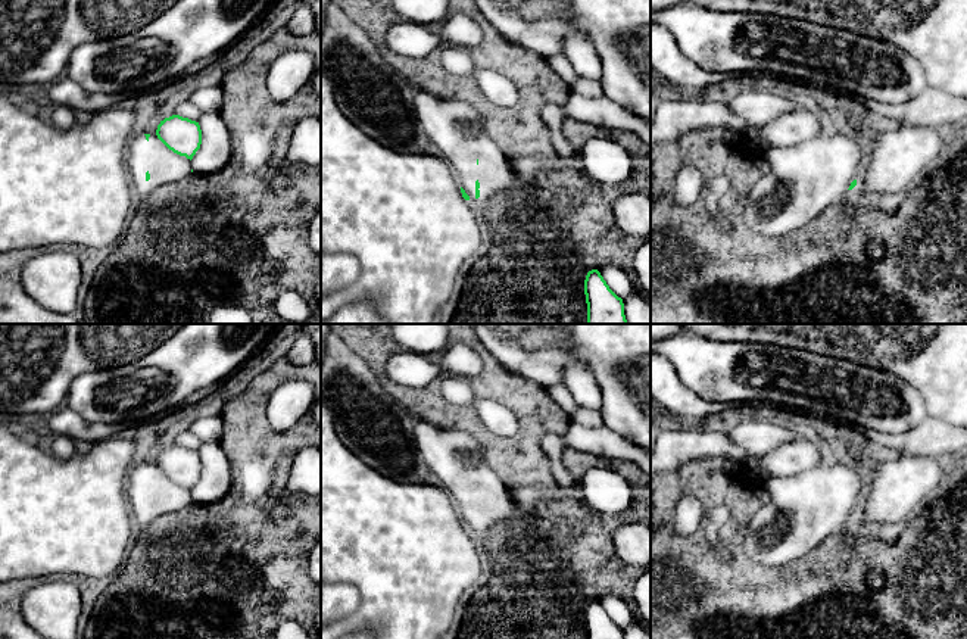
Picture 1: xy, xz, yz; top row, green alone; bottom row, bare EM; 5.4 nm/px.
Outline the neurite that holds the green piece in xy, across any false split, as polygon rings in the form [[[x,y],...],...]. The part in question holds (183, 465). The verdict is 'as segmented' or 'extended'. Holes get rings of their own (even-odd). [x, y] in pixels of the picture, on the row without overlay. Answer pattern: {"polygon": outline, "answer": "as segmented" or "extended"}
{"polygon": [[[172,445],[160,451],[156,465],[169,480],[190,490],[202,474],[199,452],[180,445]]], "answer": "as segmented"}

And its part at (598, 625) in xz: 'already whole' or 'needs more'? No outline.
already whole

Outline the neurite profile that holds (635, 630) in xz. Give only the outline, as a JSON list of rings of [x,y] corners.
[[[636,618],[631,624],[623,629],[624,639],[651,639],[651,635],[646,629],[642,627],[639,618]]]

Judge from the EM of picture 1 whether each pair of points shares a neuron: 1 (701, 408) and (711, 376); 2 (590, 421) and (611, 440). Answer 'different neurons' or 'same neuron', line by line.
1: different neurons
2: different neurons

